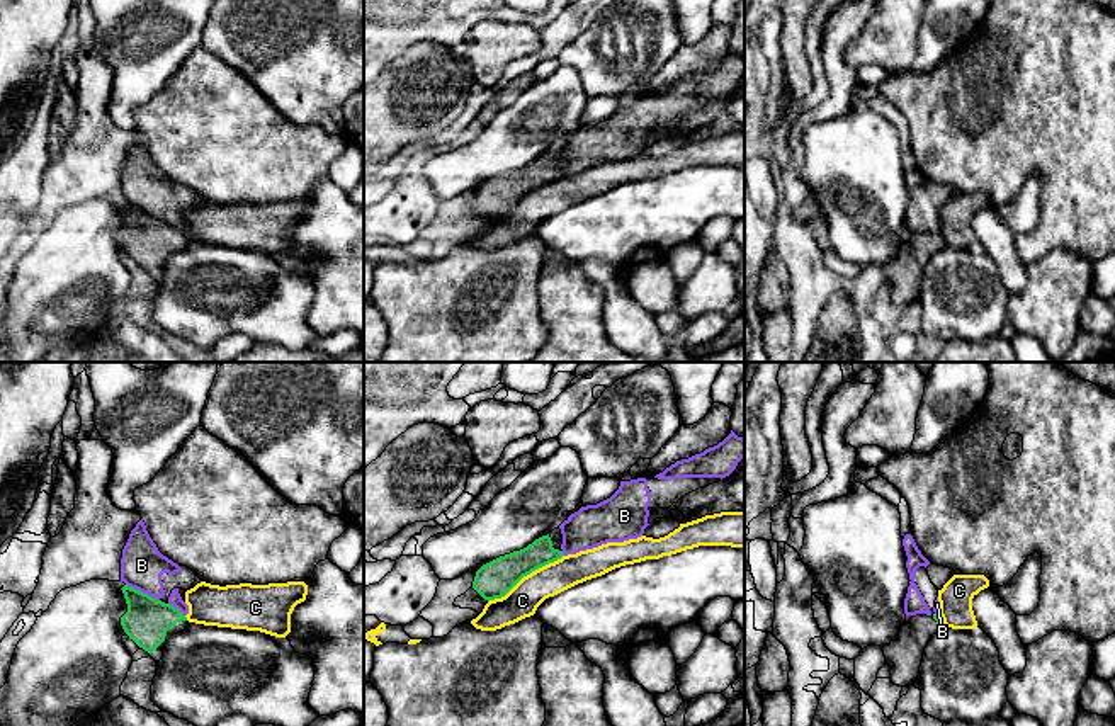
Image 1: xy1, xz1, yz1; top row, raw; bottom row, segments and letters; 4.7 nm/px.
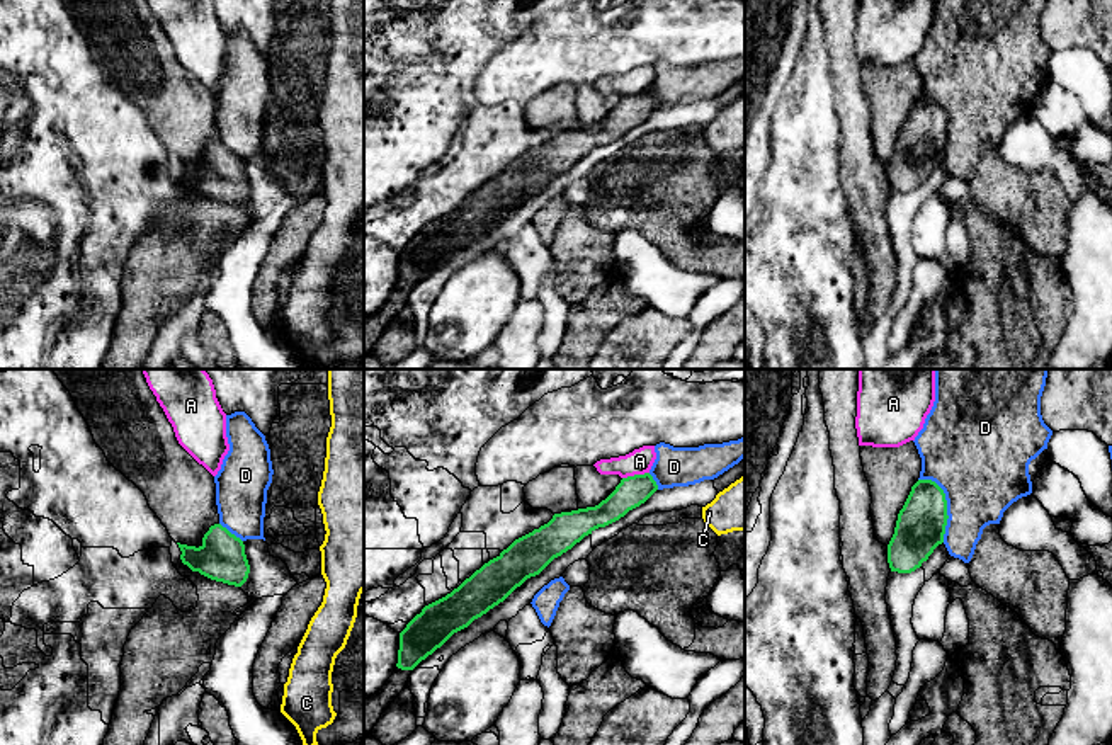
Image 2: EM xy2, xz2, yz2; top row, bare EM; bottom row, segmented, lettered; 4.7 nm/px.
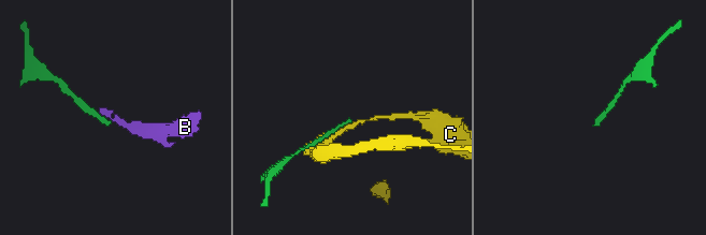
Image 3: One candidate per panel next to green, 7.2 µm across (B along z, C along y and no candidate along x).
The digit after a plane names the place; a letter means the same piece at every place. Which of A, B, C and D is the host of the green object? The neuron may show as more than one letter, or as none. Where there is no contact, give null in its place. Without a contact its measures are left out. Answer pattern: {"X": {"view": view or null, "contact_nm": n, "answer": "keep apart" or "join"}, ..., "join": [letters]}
{"A": {"view": "xz2", "contact_nm": 130, "answer": "keep apart"}, "B": {"view": "xy1", "contact_nm": 180, "answer": "keep apart"}, "C": {"view": "xz1", "contact_nm": 420, "answer": "keep apart"}, "D": {"view": "yz2", "contact_nm": 320, "answer": "keep apart"}, "join": []}

